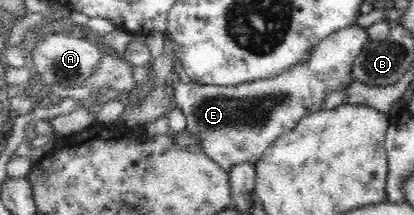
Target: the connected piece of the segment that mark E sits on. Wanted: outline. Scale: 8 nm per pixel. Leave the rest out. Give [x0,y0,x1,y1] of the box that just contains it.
[172,23,370,171]

